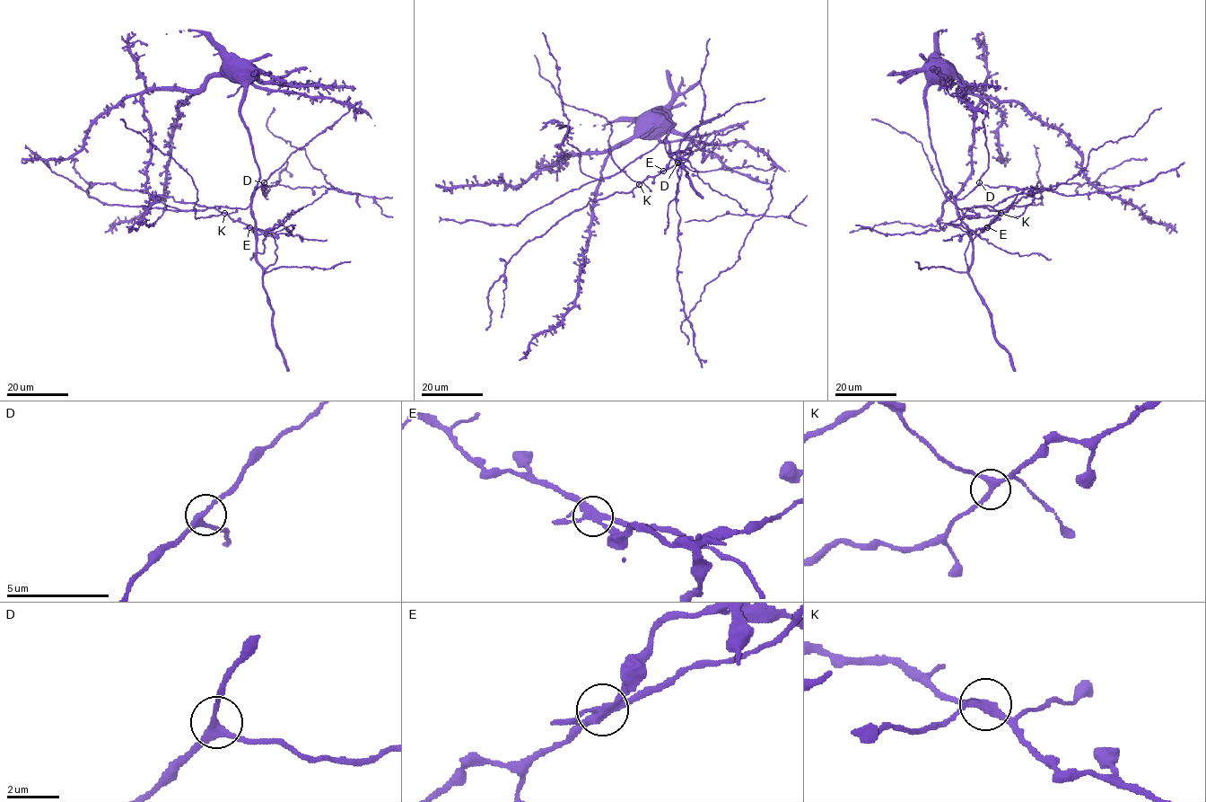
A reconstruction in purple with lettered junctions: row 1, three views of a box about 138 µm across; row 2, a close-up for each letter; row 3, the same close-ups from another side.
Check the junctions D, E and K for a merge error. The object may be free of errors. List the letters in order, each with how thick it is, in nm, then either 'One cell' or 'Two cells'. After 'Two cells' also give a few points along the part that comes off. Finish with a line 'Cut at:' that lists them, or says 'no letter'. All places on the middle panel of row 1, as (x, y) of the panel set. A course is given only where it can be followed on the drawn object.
D: Thickness 280 nm. One cell
E: Thickness 320 nm. Two cells. Course of the part to remove: (663, 170), (672, 159), (685, 158), (713, 190), (762, 215), (738, 259), (704, 286), (682, 322), (687, 344)
K: Thickness 260 nm. One cell
Cut at: E

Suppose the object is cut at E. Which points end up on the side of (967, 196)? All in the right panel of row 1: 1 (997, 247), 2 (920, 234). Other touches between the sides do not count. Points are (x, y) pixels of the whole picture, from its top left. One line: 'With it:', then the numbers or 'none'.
With it: none

